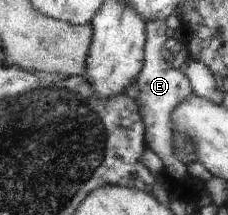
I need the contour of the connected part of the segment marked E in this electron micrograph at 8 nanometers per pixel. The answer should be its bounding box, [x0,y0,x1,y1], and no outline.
[137,20,192,184]

